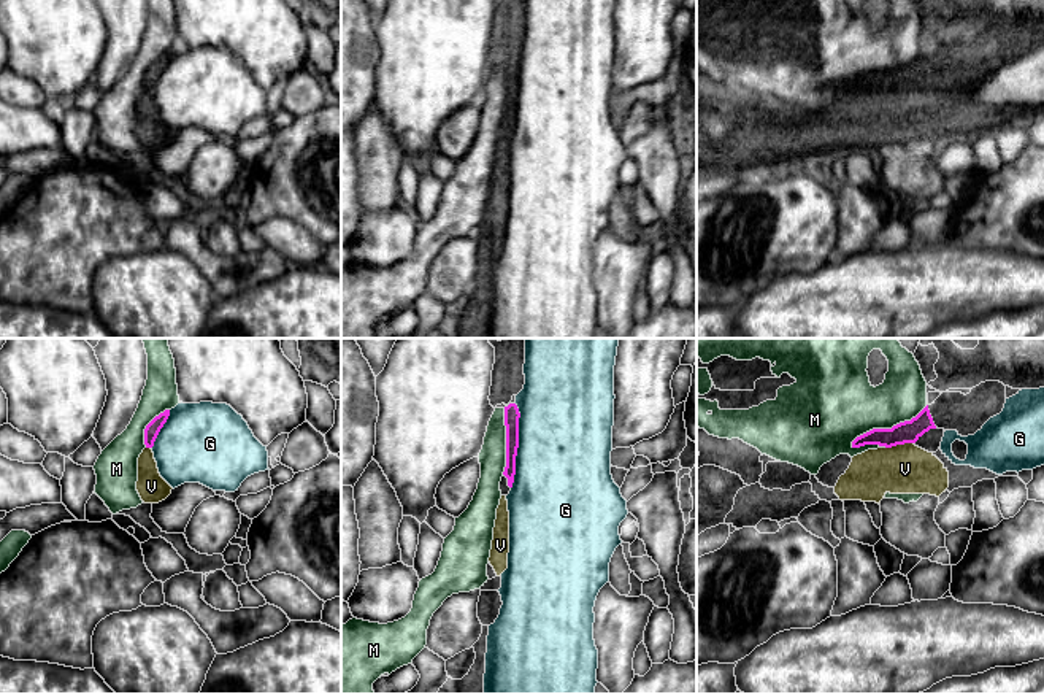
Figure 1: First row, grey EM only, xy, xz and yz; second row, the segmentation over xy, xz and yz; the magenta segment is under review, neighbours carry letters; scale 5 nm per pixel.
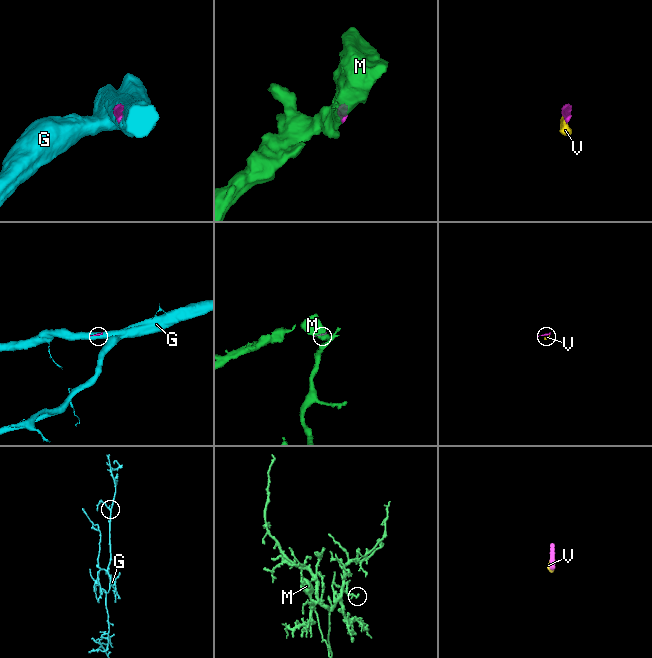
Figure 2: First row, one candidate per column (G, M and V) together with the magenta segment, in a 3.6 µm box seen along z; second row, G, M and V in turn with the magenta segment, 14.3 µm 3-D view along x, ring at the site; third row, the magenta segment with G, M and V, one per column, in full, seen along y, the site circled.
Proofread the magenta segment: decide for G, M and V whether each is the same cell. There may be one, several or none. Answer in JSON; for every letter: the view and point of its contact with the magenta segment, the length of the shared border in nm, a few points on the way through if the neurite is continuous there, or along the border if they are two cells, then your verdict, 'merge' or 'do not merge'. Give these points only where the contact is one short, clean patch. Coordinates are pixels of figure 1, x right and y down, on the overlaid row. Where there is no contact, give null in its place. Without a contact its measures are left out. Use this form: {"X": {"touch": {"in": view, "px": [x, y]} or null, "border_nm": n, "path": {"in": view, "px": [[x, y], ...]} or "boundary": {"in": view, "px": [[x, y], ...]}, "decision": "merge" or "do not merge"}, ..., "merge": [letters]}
{"G": {"touch": {"in": "xz", "px": [518, 445]}, "border_nm": 440, "decision": "do not merge"}, "M": {"touch": {"in": "yz", "px": [887, 429]}, "border_nm": 440, "decision": "do not merge"}, "V": {"touch": {"in": "yz", "px": [898, 443]}, "border_nm": 150, "path": {"in": "yz", "px": [[909, 431], [898, 443], [900, 464], [905, 469]]}, "decision": "merge"}, "merge": ["V"]}

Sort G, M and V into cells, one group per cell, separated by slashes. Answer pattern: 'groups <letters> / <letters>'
groups G / M / V

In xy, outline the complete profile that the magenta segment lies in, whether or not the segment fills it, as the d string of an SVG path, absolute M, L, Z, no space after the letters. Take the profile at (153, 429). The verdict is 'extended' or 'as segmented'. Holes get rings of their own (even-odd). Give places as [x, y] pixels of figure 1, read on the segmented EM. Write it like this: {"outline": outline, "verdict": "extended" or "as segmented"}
{"outline": "M165 410L155 416L144 429L146 448L138 457L138 481L136 491L144 503L159 503L171 494L171 486L160 476L157 462L154 459L154 441L167 422L170 410Z", "verdict": "extended"}

